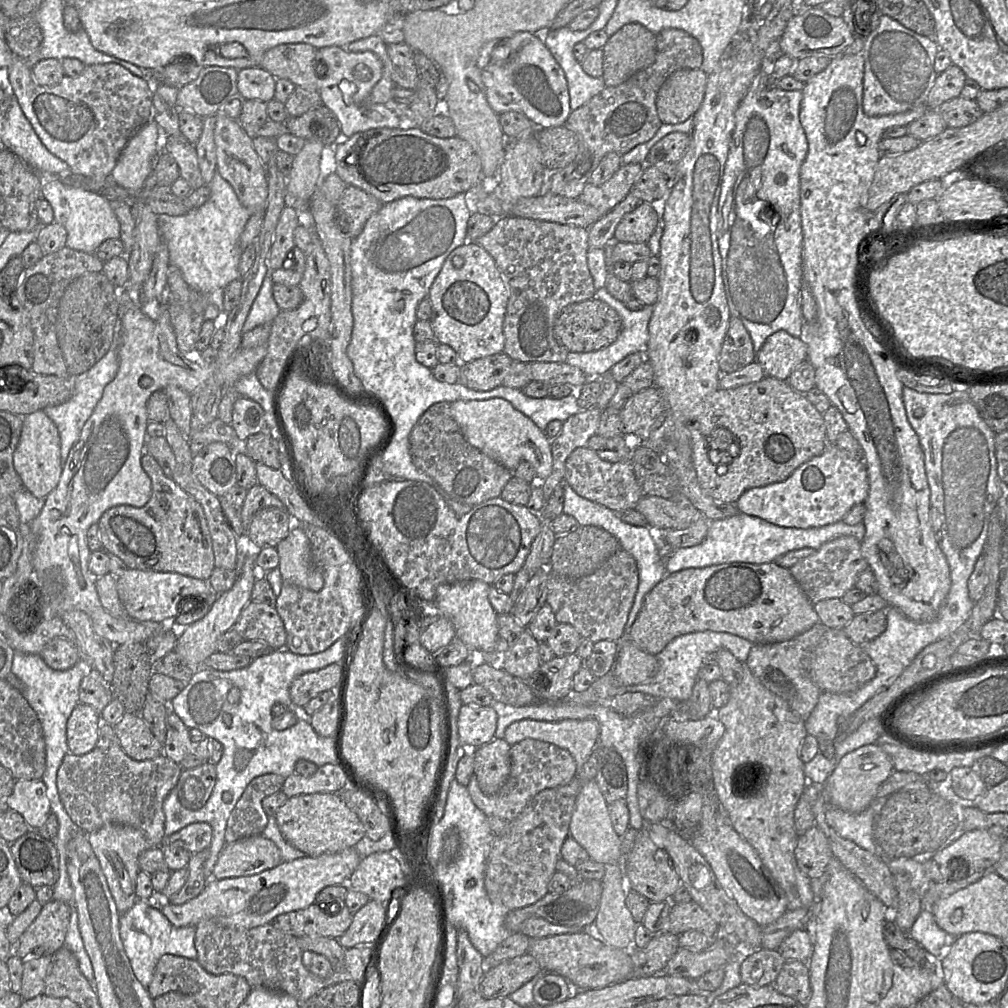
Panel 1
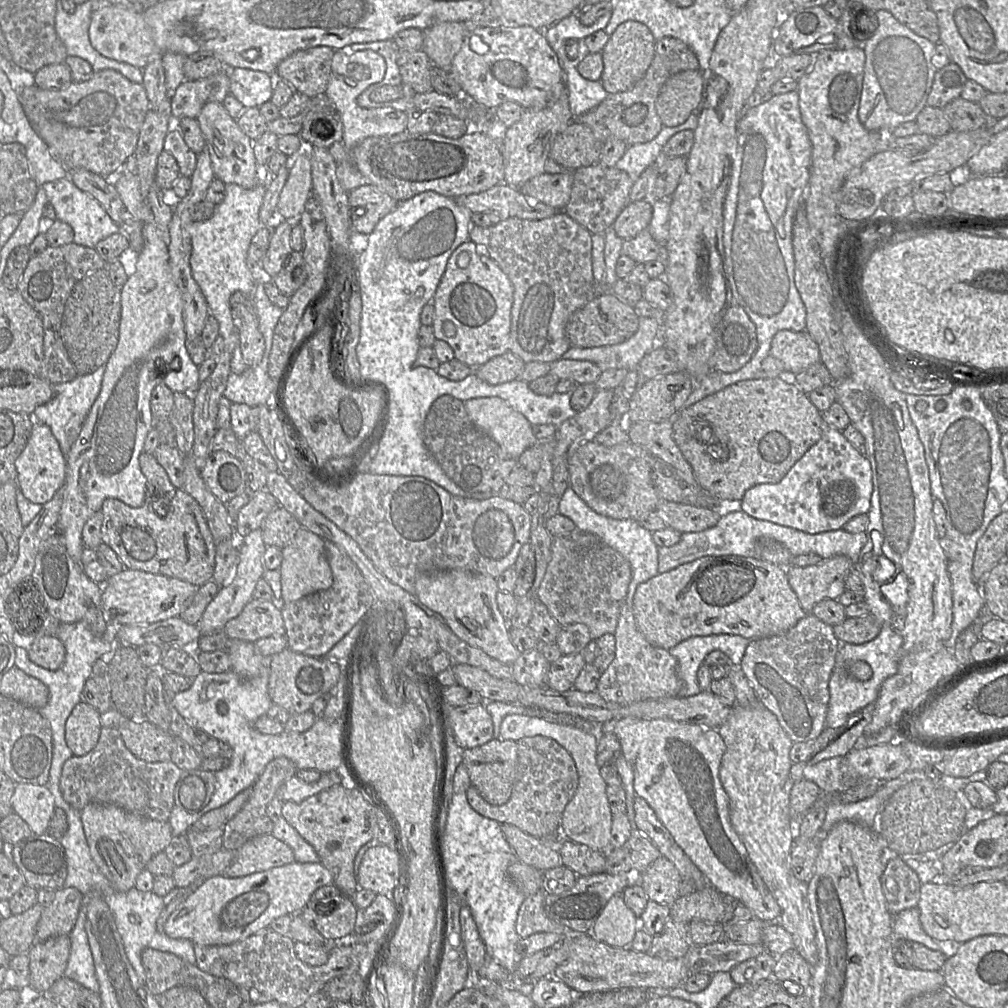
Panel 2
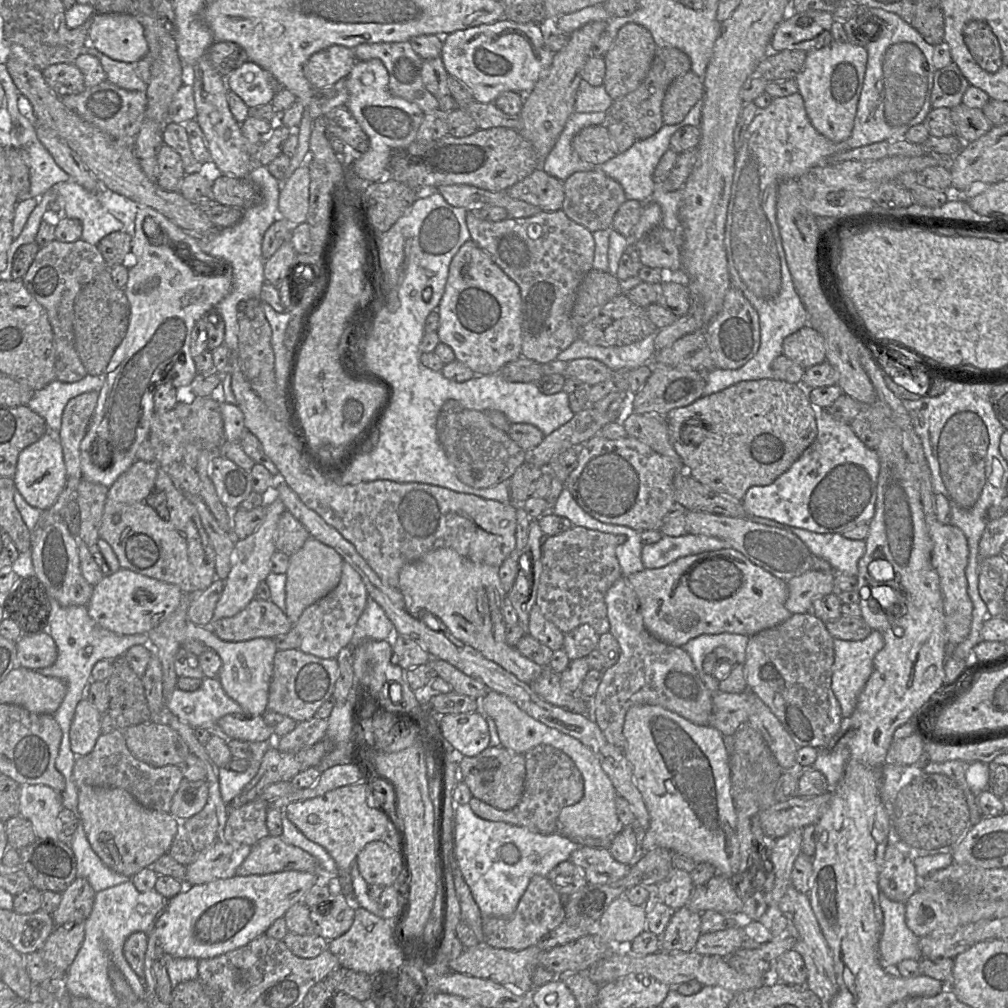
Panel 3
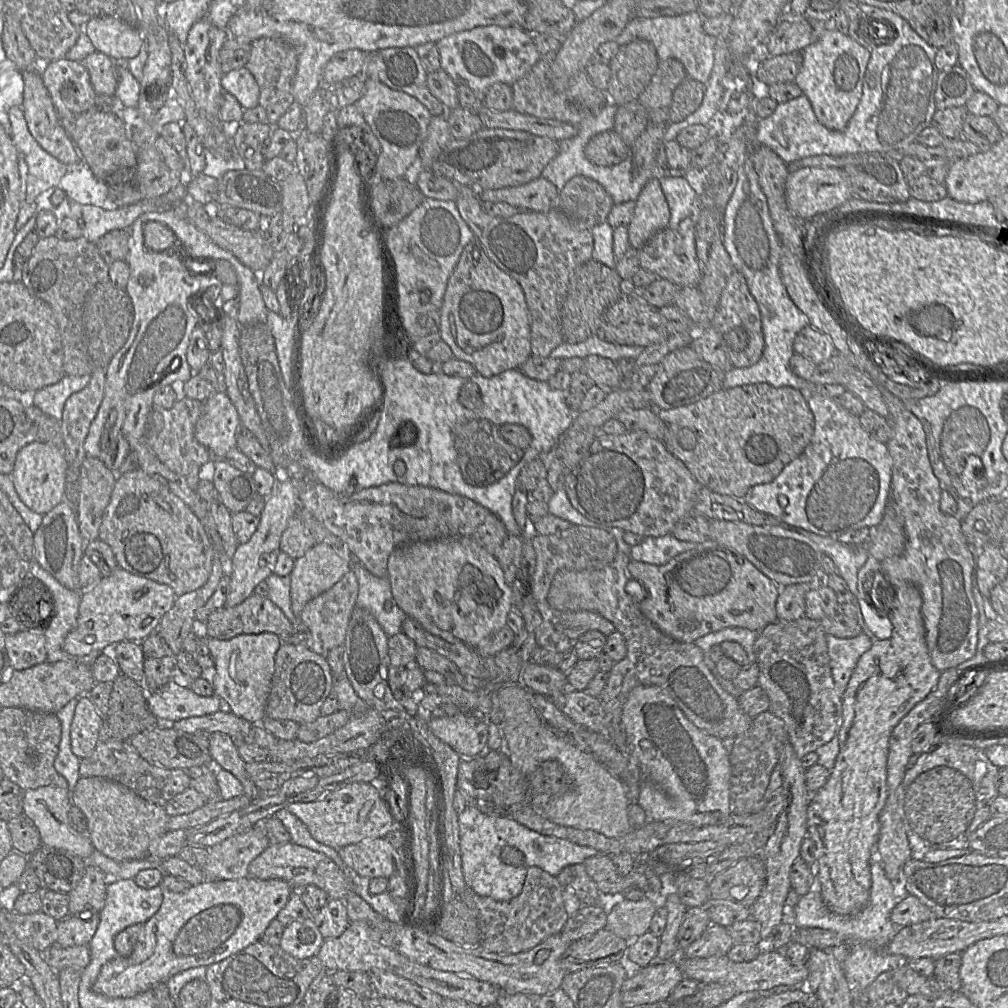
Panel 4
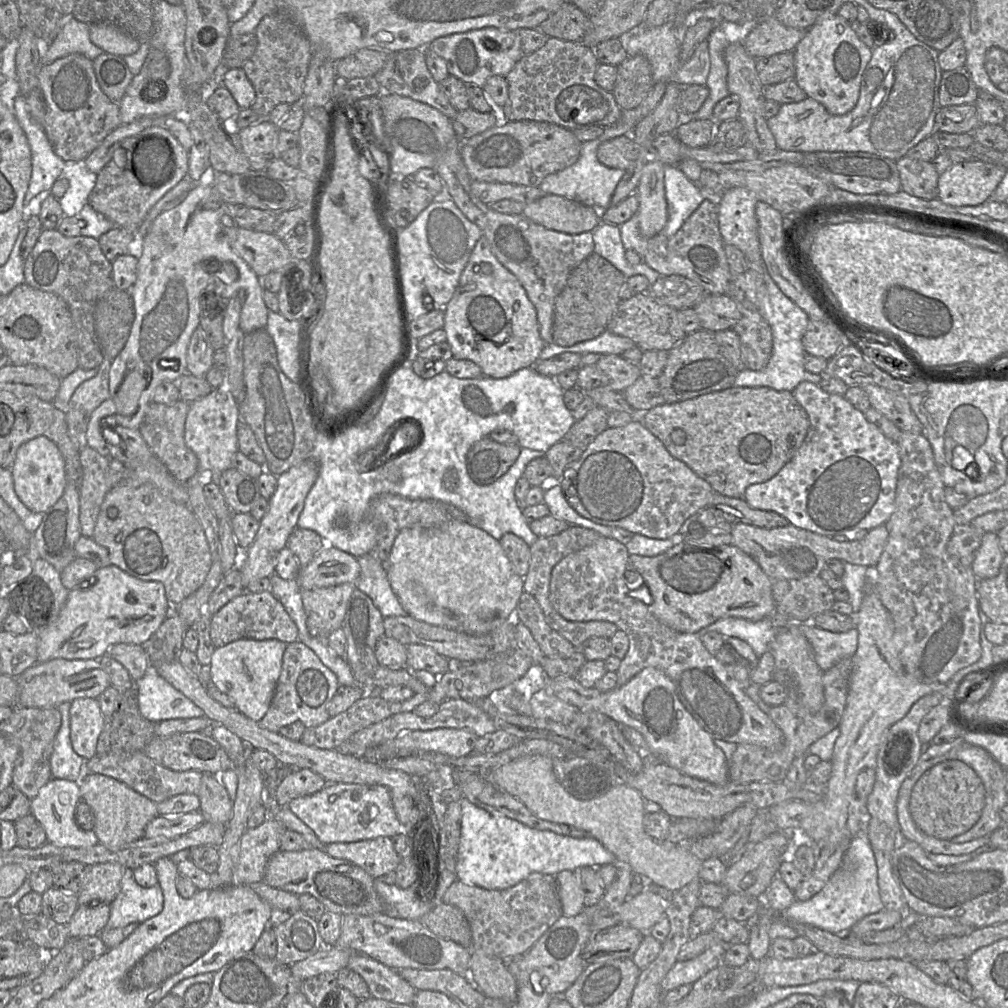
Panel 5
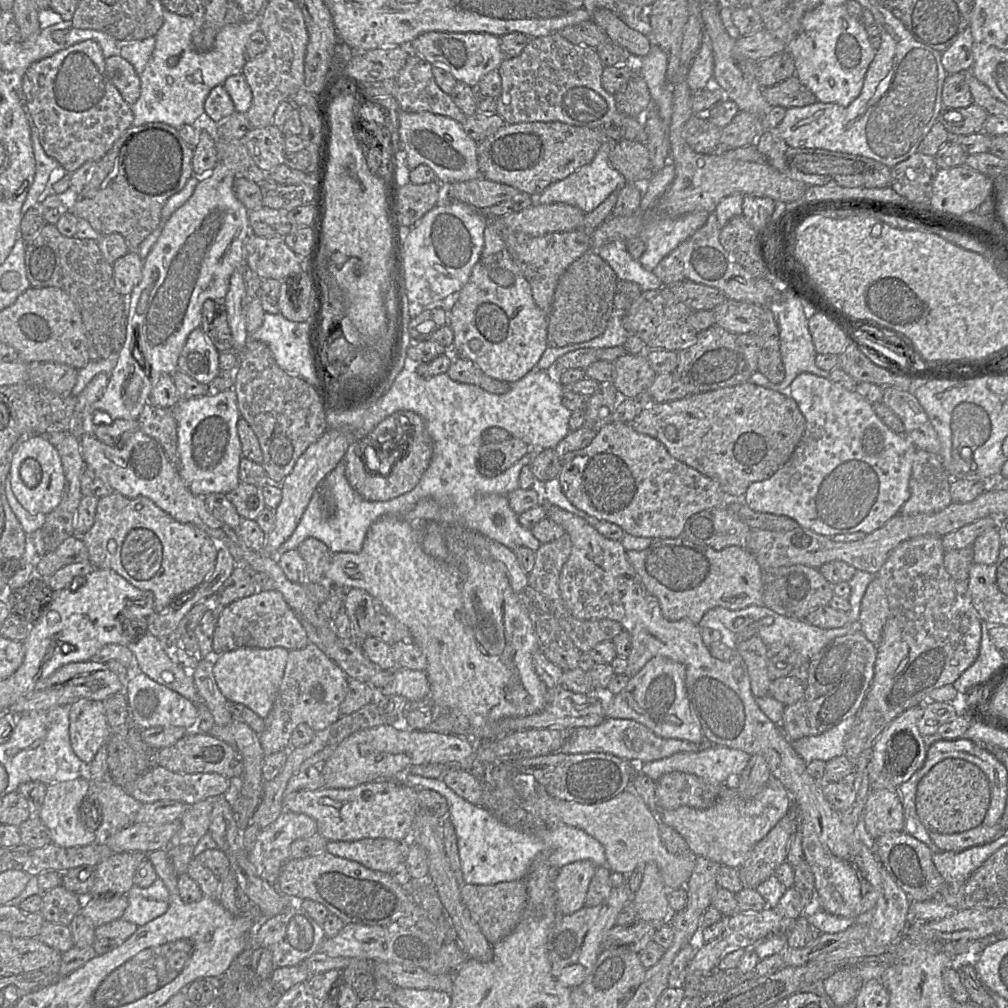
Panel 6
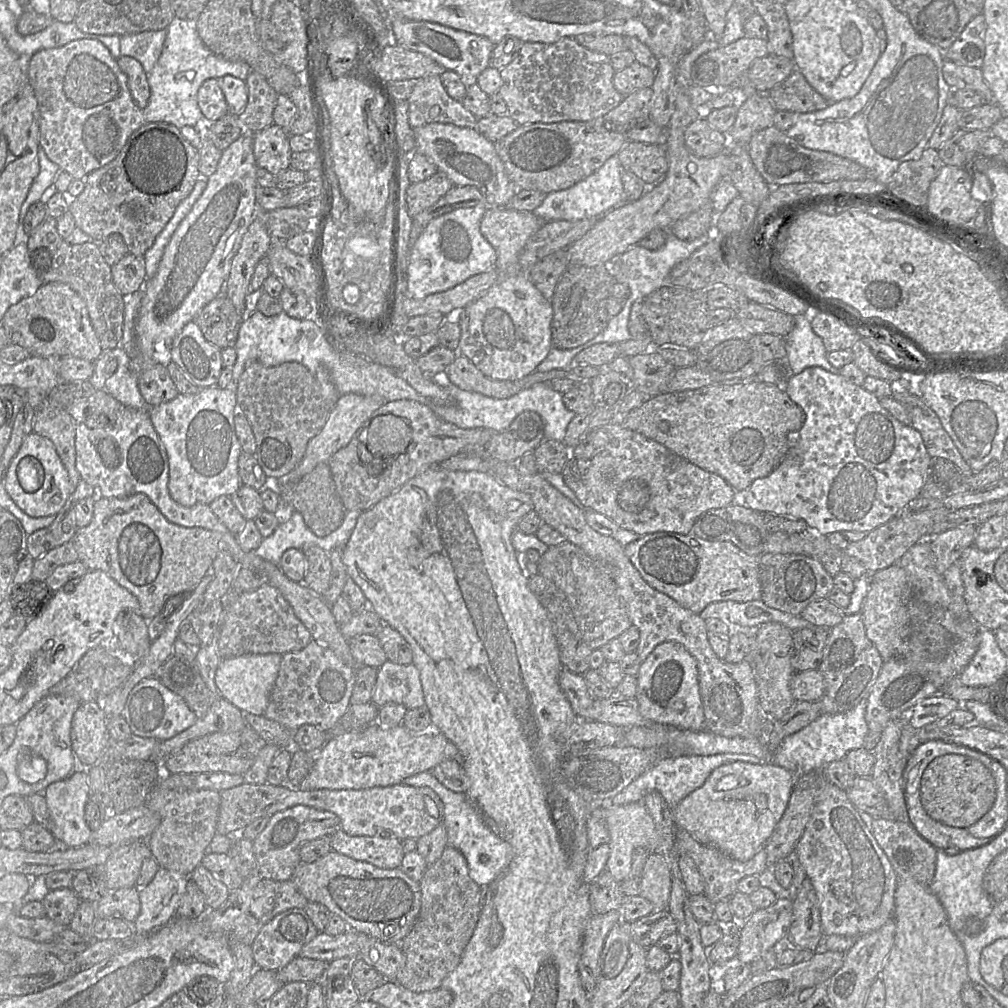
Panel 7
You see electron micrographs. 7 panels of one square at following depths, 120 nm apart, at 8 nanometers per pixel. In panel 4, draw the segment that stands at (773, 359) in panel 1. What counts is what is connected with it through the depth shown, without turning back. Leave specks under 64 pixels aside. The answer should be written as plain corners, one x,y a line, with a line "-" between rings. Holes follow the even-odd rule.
810,324
802,328
793,342
795,354
819,365
832,357
835,348
829,338

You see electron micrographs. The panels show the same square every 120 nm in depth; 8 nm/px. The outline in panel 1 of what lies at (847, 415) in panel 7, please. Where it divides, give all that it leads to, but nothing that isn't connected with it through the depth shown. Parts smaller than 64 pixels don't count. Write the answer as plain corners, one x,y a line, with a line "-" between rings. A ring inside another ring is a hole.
827,444
824,452
799,466
785,481
744,492
735,503
739,513
761,518
781,527
808,529
842,521
850,509
866,501
869,491
864,461
849,458
836,444

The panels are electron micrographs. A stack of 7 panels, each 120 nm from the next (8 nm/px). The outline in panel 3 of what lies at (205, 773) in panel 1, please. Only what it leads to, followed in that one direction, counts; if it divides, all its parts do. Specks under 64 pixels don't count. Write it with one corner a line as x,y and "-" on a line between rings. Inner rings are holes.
184,778
172,799
170,814
179,821
186,821
202,811
208,796
209,788
206,780
189,781

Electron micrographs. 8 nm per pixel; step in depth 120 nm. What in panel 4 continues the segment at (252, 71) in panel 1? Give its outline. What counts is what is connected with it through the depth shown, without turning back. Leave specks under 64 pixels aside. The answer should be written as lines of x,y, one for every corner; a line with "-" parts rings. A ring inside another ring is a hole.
245,66
223,74
221,84
225,91
238,100
244,110
259,105
259,86

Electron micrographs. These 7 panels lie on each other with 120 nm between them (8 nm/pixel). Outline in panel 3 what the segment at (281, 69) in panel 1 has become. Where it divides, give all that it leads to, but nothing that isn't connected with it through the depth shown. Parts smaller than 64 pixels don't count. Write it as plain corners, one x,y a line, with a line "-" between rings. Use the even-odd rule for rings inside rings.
332,45
314,53
305,63
303,72
314,89
322,89
345,79
356,61
352,49

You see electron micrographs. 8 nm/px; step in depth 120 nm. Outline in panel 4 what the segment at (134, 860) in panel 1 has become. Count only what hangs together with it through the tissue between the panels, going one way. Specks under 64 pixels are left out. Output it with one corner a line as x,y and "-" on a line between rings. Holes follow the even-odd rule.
80,777
71,791
71,802
87,817
88,835
94,848
116,861
146,858
151,843
168,831
170,816
164,807
148,802
126,786
102,777

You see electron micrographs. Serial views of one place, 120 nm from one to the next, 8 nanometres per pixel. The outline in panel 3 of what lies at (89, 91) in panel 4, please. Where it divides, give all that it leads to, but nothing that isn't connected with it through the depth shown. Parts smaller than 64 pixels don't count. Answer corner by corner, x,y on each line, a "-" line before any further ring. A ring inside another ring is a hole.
55,64
42,70
46,84
59,98
81,93
86,87
81,71
74,64

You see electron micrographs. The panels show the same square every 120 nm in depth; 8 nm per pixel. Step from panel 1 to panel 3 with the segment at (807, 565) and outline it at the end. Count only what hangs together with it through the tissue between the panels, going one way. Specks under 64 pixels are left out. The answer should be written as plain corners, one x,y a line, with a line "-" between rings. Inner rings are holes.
810,569
804,574
788,581
786,609
791,614
811,612
813,601
835,591
835,572
821,572

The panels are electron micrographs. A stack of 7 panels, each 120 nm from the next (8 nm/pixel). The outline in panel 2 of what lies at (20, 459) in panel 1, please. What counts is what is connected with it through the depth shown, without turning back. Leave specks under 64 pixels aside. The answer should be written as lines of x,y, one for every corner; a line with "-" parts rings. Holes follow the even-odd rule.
35,422
23,452
15,462
17,485
23,495
32,503
44,505
64,486
66,480
66,455
61,451
51,429

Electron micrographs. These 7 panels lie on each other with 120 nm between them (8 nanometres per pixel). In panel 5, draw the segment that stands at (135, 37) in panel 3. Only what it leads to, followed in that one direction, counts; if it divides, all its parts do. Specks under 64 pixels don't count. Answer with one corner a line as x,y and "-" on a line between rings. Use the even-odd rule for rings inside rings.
109,23
90,25
91,42
105,53
124,57
138,51
140,41

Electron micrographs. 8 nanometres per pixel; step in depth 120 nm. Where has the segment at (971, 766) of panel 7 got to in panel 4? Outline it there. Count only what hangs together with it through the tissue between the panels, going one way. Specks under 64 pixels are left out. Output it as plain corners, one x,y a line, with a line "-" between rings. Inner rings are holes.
947,766
923,772
905,793
905,817
913,831
932,844
953,840
964,833
975,812
976,799
971,782
961,772

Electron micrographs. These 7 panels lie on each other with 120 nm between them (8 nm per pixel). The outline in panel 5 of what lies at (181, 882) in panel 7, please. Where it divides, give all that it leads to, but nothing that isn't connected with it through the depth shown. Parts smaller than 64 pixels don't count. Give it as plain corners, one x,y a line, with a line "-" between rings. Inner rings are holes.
127,870
122,879
121,890
110,904
110,917
105,929
127,926
142,922
158,915
164,905
163,892
157,883
151,888
139,886

